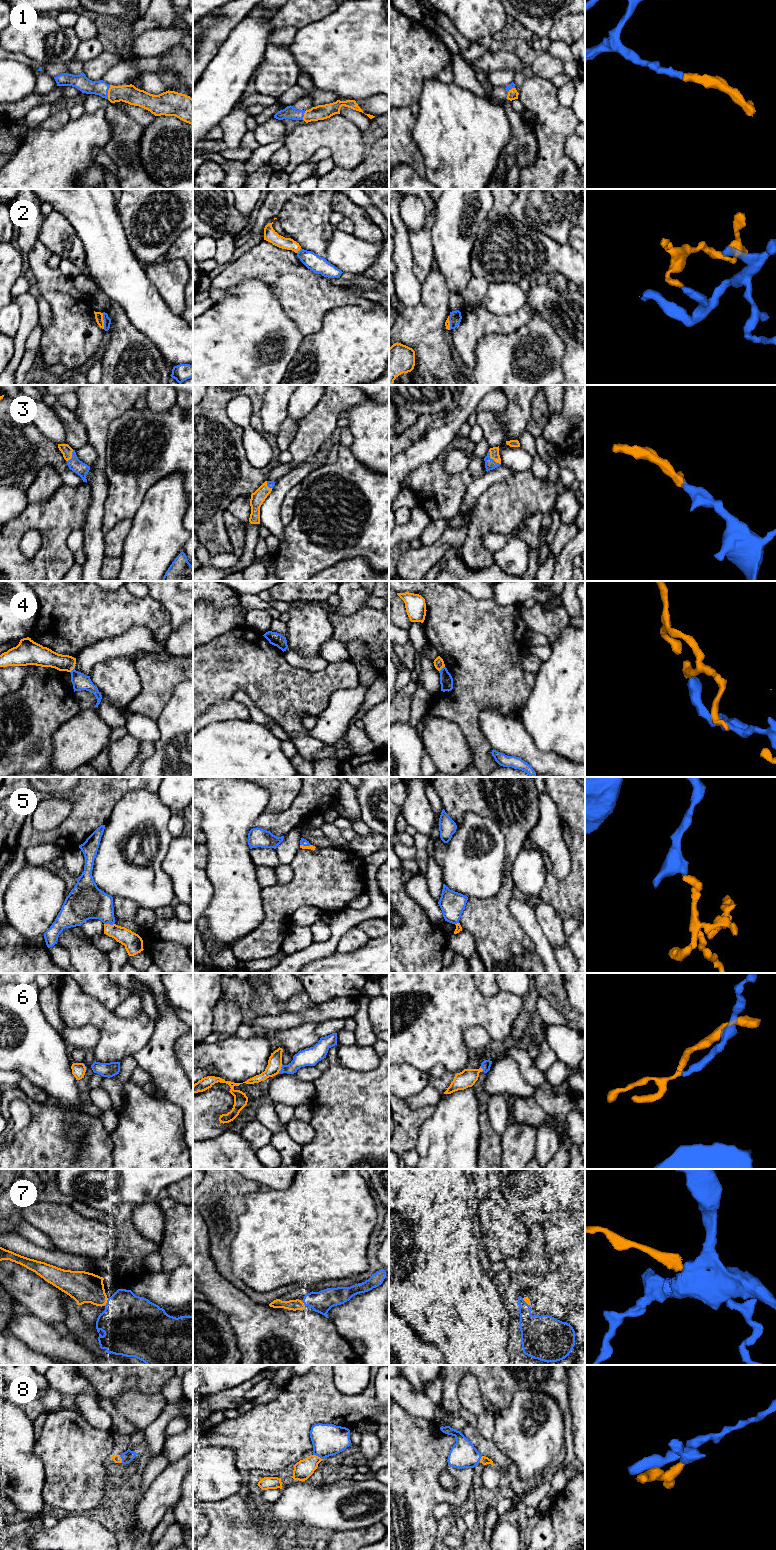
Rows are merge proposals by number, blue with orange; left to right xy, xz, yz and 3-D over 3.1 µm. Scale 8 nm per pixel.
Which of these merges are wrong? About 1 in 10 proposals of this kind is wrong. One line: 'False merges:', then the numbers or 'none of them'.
False merges: 2

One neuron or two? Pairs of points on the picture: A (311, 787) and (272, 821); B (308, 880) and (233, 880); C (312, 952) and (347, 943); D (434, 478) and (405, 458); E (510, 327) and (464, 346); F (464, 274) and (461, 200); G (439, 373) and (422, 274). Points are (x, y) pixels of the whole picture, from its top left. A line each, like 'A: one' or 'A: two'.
A: one
B: two
C: two
D: two
E: one
F: one
G: two

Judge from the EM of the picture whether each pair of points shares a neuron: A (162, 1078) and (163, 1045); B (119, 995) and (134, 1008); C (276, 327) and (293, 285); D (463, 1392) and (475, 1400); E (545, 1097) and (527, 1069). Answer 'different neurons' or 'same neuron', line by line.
A: same neuron
B: different neurons
C: different neurons
D: same neuron
E: same neuron

